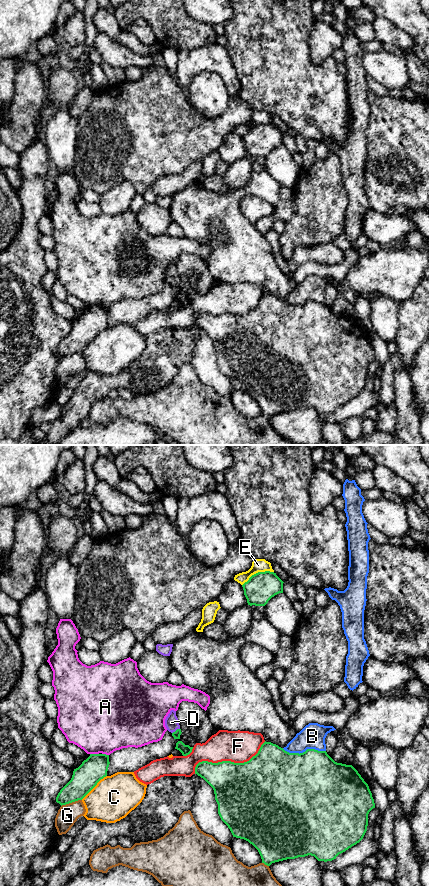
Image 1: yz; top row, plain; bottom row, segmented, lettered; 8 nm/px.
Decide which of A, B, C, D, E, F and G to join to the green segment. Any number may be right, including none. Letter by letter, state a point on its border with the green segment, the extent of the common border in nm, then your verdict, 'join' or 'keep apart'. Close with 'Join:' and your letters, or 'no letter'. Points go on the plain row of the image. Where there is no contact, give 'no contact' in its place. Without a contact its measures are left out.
A: yz (94, 306) | 70 nm | keep apart
B: yz (304, 304) | 360 nm | keep apart
C: yz (93, 339) | 280 nm | keep apart
D: yz (176, 282) | 80 nm | join
E: yz (258, 124) | 280 nm | keep apart
F: yz (228, 313) | 650 nm | keep apart
G: yz (71, 354) | 180 nm | keep apart
Join: D

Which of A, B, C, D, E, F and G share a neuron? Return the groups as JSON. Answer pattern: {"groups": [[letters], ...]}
{"groups": [["A"], ["B"], ["C"], ["D"], ["E"], ["F"], ["G"]]}

